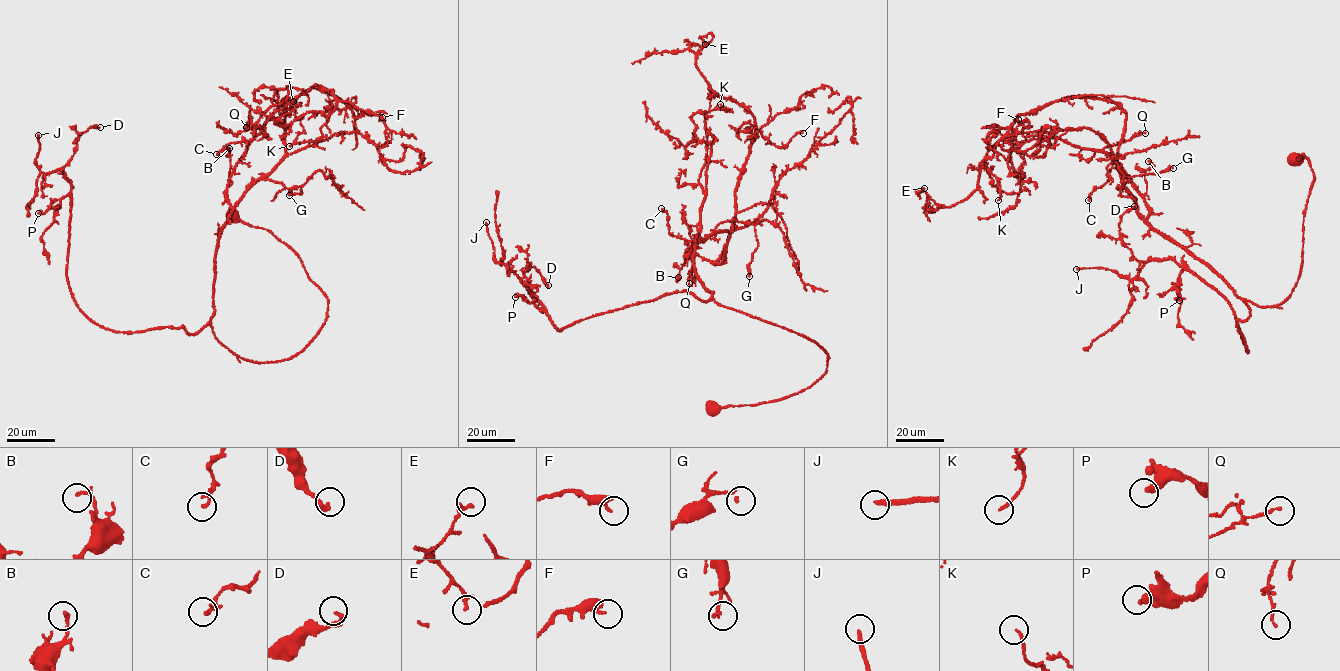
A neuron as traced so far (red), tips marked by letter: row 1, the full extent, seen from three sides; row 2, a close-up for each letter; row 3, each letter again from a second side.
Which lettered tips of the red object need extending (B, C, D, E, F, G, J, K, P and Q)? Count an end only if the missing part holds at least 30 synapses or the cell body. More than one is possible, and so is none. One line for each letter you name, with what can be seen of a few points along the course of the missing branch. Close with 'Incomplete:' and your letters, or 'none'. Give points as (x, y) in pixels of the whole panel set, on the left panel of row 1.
J: Course of what is missing: (38, 135), (40, 114), (53, 107), (56, 109), (63, 95), (76, 90)
Incomplete: J

